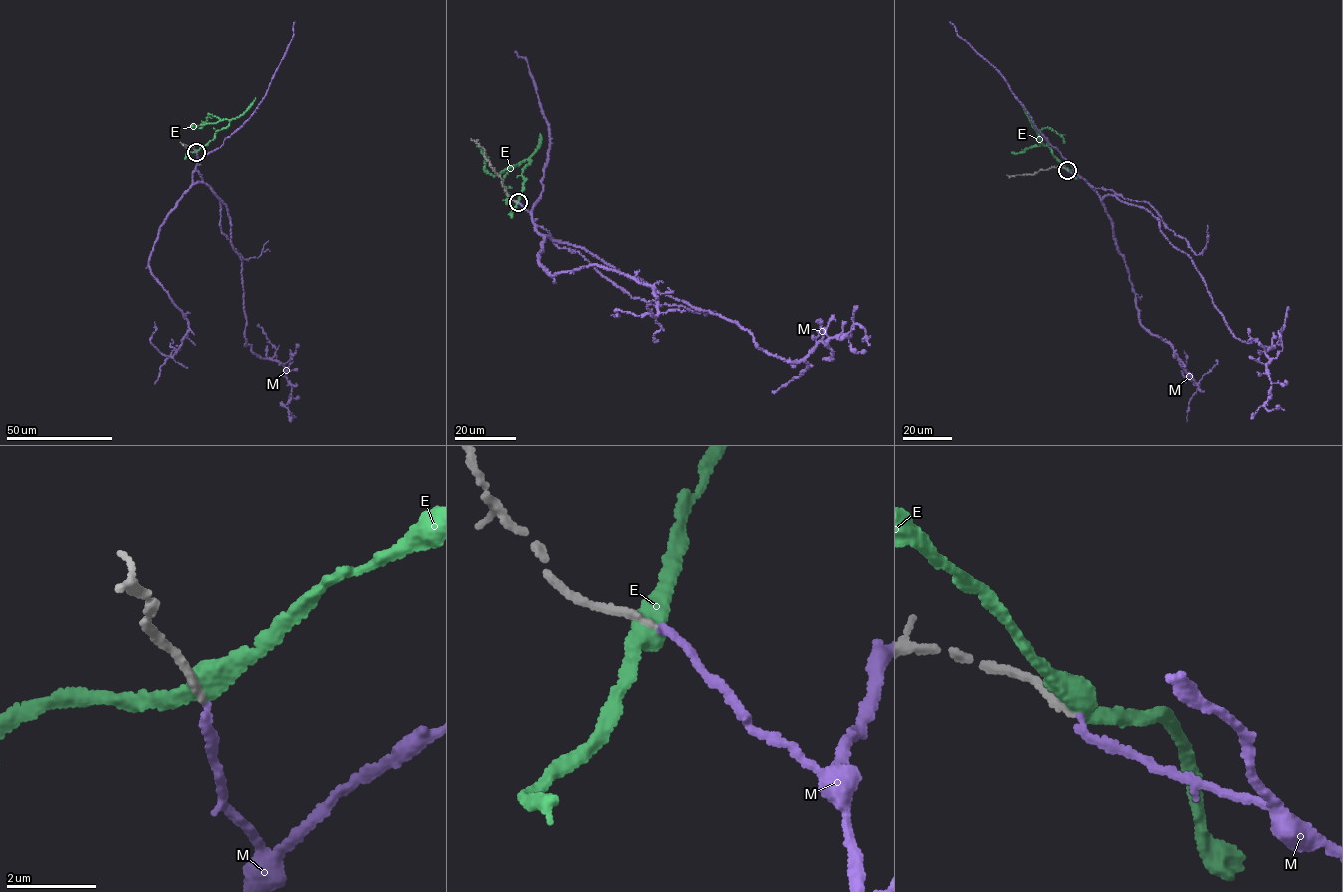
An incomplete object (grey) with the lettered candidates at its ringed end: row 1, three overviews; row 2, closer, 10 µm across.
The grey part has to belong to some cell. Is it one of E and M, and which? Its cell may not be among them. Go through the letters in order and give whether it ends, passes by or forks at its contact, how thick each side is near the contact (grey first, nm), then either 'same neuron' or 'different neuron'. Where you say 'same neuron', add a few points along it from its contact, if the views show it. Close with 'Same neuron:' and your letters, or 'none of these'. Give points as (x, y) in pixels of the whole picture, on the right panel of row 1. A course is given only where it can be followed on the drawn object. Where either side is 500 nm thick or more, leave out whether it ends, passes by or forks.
E: it passes by; calibres 190 and 480 nm; different neuron
M: it ends; calibres 160 and 150 nm; same neuron; course (1067, 170), (1101, 199), (1149, 212), (1232, 335), (1274, 347), (1264, 406), (1284, 410)
Same neuron: M

